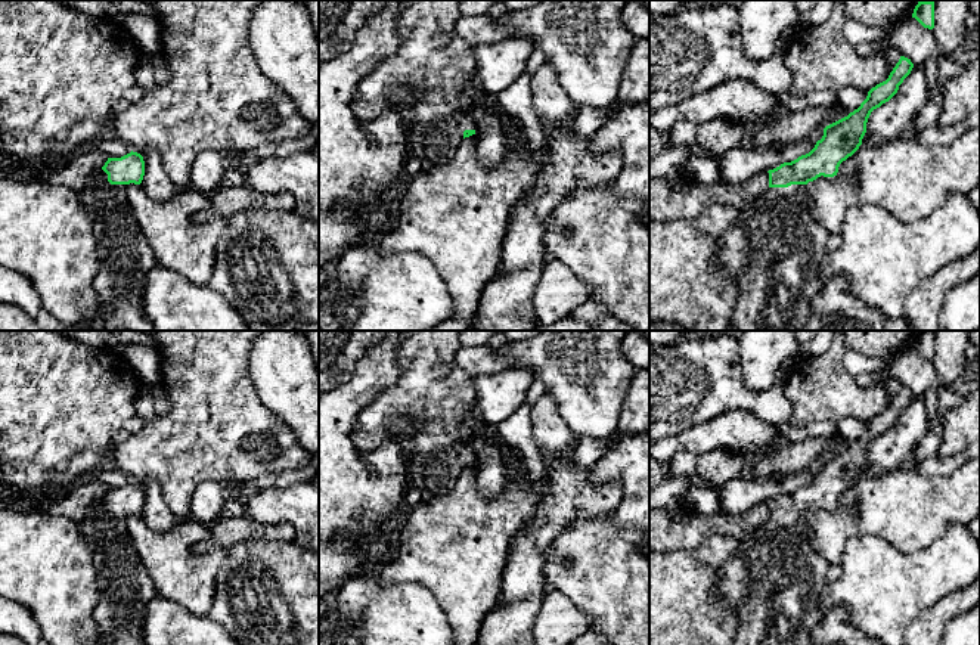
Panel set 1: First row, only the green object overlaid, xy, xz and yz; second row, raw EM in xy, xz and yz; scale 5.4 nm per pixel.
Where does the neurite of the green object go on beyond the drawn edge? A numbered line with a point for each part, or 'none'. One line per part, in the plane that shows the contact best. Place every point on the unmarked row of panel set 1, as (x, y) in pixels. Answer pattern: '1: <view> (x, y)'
1: yz (787, 576)

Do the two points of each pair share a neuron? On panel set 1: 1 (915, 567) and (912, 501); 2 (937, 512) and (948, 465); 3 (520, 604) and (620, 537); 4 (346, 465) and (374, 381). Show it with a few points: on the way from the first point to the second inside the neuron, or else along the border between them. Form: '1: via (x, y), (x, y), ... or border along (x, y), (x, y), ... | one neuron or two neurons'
1: border along (945, 532), (912, 552), (899, 552), (883, 540) | two neurons
2: border along (964, 462), (932, 477), (917, 468) | two neurons
3: border along (549, 549), (545, 558), (545, 579), (551, 588) | two neurons
4: via (343, 445), (343, 412), (353, 402) | one neuron

